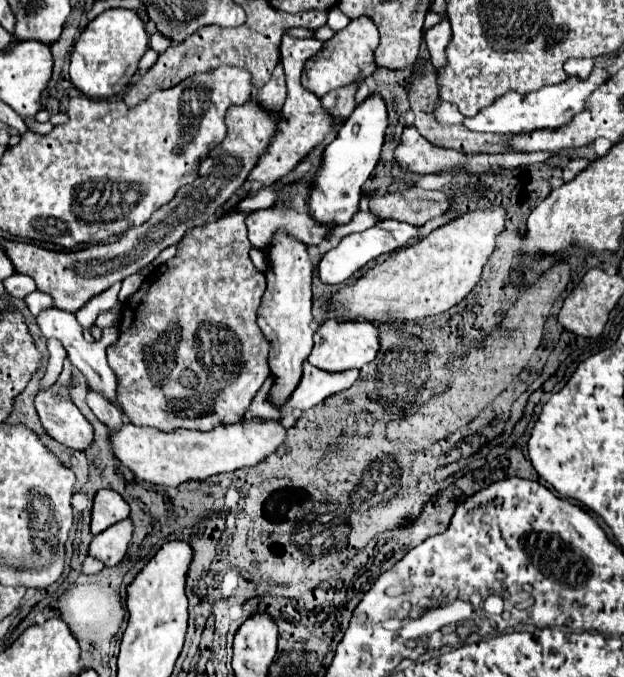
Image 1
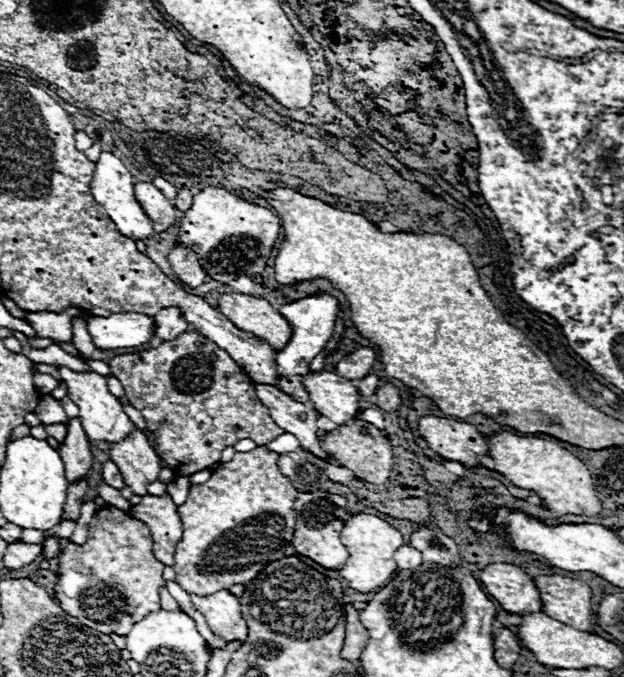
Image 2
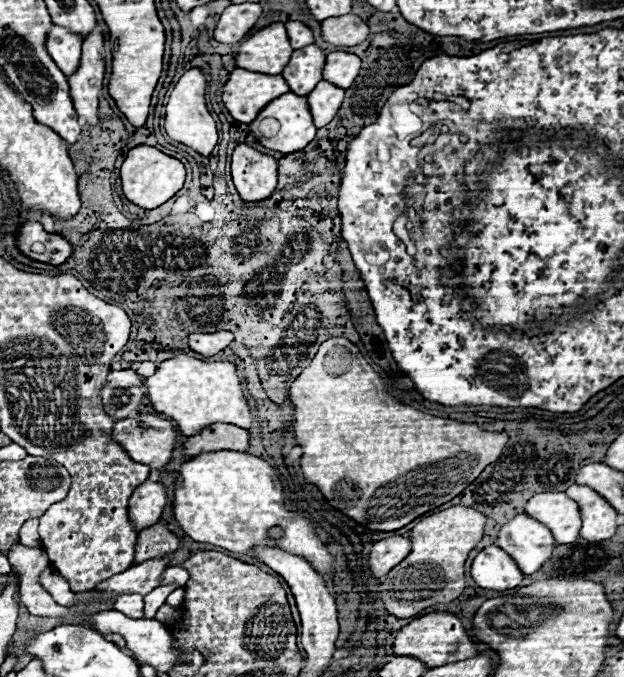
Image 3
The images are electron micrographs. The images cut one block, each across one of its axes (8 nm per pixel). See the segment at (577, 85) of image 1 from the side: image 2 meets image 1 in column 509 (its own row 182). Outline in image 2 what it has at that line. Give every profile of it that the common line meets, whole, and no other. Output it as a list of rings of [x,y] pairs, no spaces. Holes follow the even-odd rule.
[[[102,152],[100,154],[94,184],[92,184],[92,192],[94,192],[94,200],[98,200],[98,204],[104,206],[106,214],[116,224],[116,228],[122,236],[132,238],[132,240],[144,240],[144,238],[150,238],[154,234],[152,220],[148,218],[148,214],[142,210],[142,206],[138,204],[138,200],[134,196],[134,178],[132,178],[132,174],[112,152]]]

